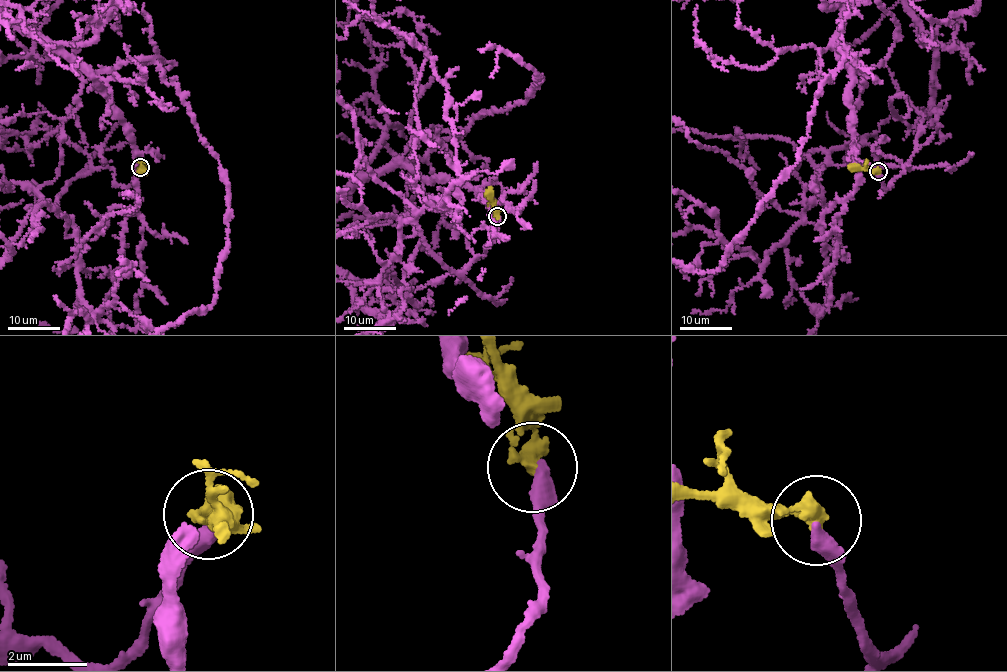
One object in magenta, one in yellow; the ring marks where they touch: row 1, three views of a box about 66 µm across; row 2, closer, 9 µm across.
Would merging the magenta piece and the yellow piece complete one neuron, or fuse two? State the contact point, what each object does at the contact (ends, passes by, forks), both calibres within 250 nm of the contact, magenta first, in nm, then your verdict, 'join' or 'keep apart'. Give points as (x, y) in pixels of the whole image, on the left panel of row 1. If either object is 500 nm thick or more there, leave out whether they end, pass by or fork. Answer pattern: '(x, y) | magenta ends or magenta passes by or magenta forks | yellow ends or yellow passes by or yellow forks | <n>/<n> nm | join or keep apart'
(140, 167) | magenta ends | yellow ends | 360/440 nm | keep apart

